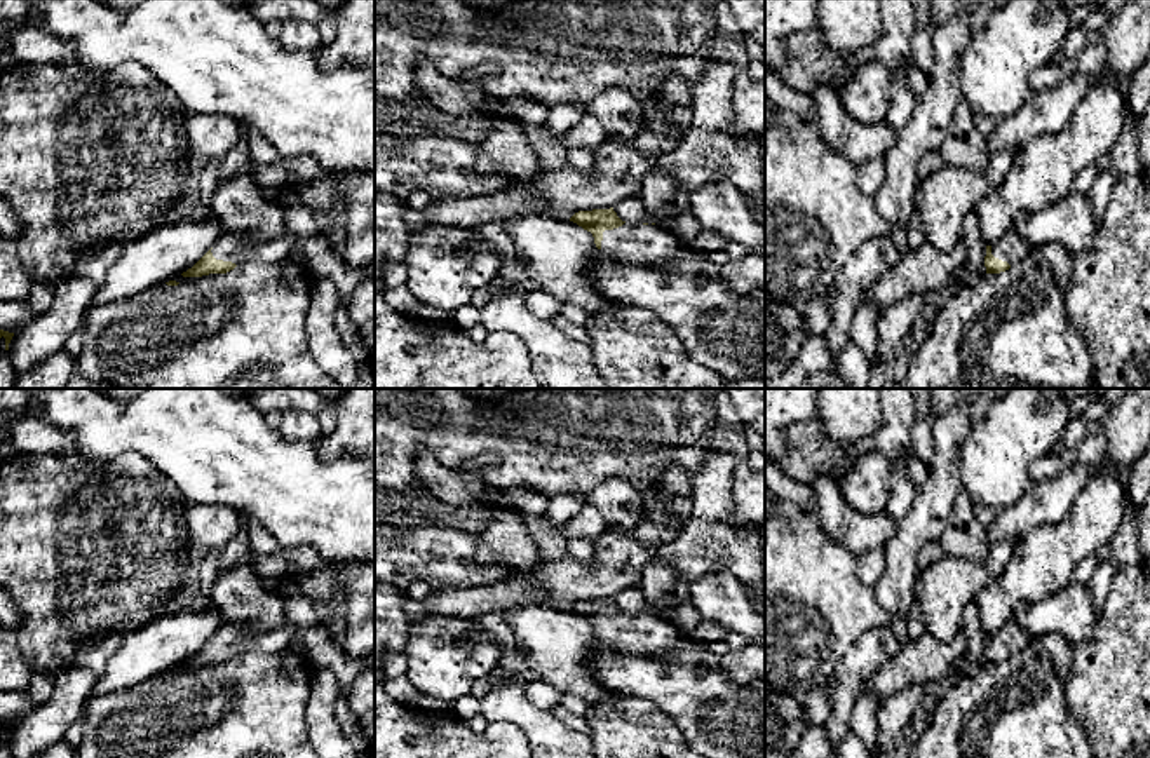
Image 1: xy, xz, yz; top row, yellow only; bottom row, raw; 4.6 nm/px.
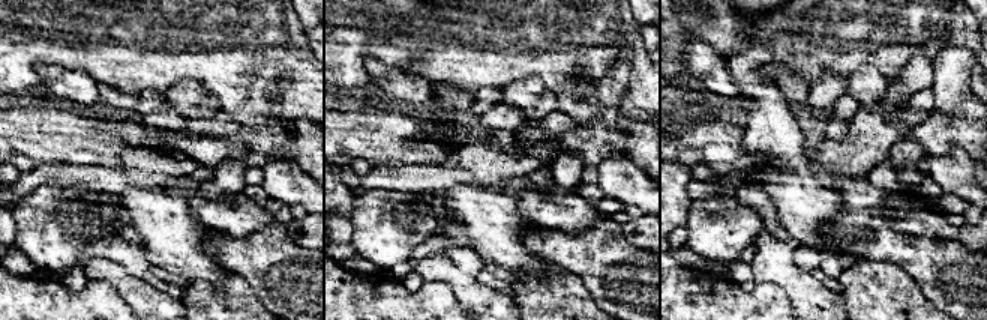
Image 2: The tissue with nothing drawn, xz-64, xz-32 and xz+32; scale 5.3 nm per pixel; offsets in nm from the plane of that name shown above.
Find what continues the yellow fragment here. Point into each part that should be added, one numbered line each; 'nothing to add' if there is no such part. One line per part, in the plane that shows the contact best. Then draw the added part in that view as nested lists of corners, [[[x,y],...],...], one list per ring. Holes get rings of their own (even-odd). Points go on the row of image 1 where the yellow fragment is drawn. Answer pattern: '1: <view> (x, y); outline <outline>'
1: xz (652, 244); outline [[[629,225],[605,230],[601,249],[631,263],[671,263],[687,247],[676,235],[659,225]]]

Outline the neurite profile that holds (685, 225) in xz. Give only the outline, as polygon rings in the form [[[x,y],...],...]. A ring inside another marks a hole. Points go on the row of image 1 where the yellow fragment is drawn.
[[[676,213],[674,216],[655,220],[653,223],[669,230],[687,246],[702,232],[702,225],[692,213]]]

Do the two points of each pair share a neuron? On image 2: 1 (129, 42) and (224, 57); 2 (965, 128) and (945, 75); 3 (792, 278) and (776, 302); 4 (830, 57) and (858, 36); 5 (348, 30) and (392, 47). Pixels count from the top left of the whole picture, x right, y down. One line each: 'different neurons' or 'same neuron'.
1: same neuron
2: same neuron
3: different neurons
4: same neuron
5: same neuron

